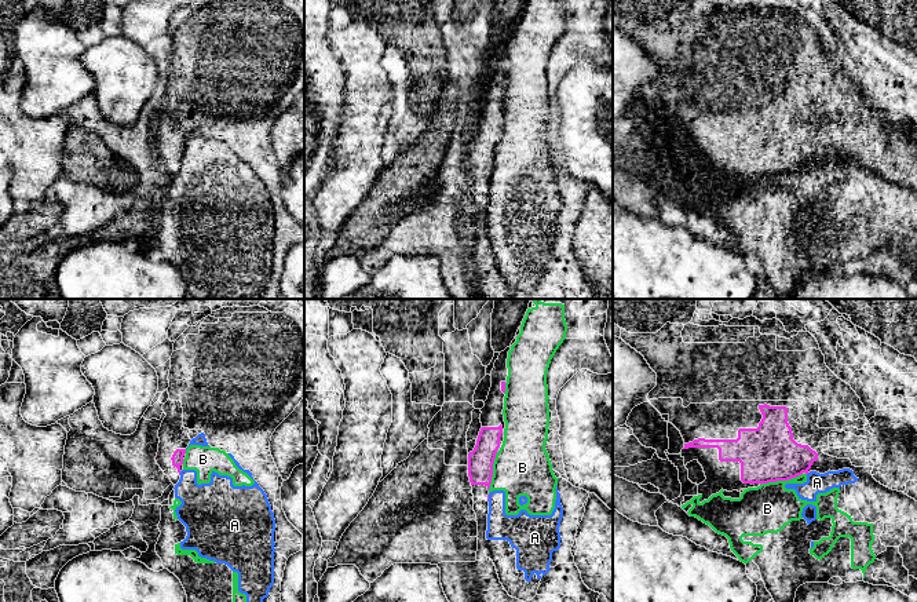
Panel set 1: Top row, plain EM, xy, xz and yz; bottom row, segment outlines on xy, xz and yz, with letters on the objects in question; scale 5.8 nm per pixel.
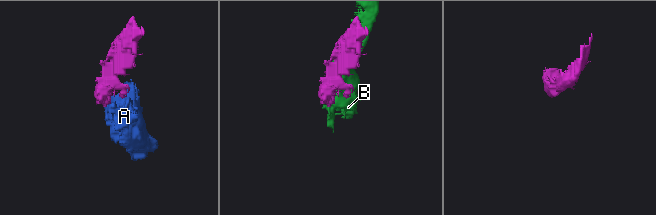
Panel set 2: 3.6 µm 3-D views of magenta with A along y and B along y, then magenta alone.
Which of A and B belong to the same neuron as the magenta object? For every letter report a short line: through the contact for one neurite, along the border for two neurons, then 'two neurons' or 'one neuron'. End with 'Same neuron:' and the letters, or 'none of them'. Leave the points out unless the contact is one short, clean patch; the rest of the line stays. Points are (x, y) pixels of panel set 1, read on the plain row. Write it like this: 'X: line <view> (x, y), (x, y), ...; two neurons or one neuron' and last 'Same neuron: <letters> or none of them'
A: line xy (179, 163), (181, 165); two neurons
B: two neurons
Same neuron: none of them

